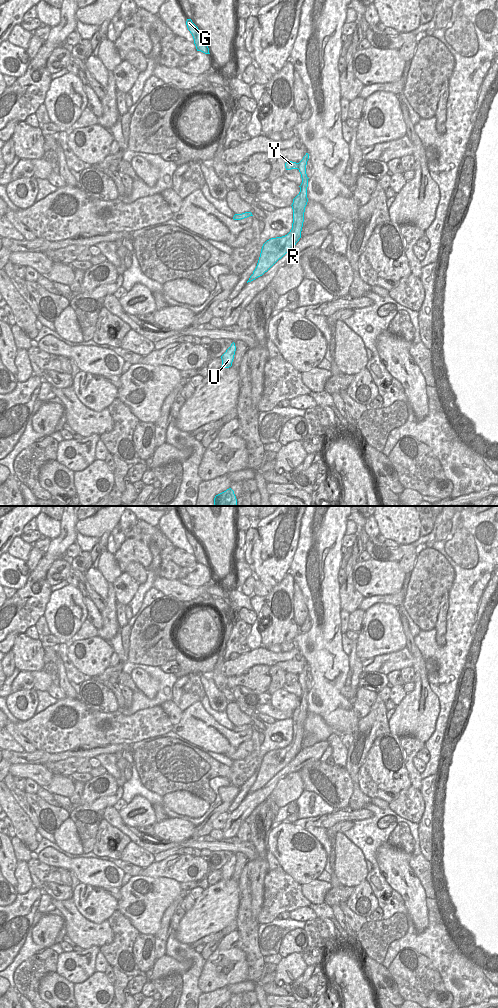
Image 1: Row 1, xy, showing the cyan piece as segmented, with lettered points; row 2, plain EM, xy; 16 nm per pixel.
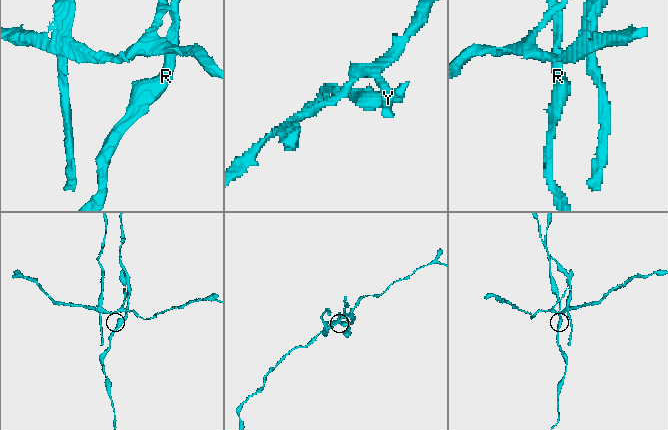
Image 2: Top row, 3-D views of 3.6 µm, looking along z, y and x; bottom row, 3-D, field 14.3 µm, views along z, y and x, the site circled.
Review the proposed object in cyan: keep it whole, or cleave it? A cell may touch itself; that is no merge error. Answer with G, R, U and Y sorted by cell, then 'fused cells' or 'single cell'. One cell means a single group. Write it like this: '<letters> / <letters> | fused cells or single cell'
G Y / R U | fused cells

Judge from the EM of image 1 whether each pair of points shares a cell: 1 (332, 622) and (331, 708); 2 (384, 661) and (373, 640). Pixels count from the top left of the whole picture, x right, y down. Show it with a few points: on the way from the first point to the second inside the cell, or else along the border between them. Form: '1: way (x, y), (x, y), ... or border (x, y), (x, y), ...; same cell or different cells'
1: way (324, 643), (322, 677), (326, 681), (326, 687); same cell
2: border (403, 648), (397, 651), (378, 654), (374, 658); different cells

